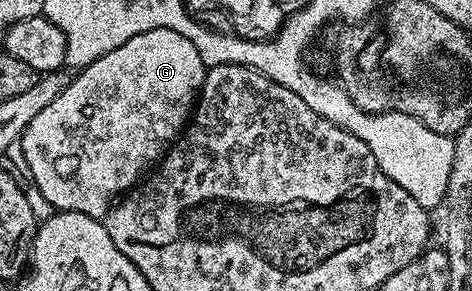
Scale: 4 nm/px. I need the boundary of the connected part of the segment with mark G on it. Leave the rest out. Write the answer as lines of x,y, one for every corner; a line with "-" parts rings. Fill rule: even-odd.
149,29
137,37
129,37
125,45
117,45
117,49
105,53
105,57
97,57
97,61
82,68
72,78
71,84
61,93
57,93
57,97
53,97
53,101
49,101
49,105
45,105
45,109
41,109
41,113
37,113
37,117
33,117
33,121
29,121
29,125
24,129
17,147
18,150
23,150
23,159
27,162
28,173
31,174
30,182
37,189
41,189
41,193
45,193
49,205
53,205
56,212
76,211
102,220
116,200
136,186
144,178
145,173
150,172
153,165
158,164
159,160
171,150
172,143
179,138
193,114
199,91
207,76
207,68
201,61
201,53
197,53
193,41
181,37
181,33
173,33
173,29

